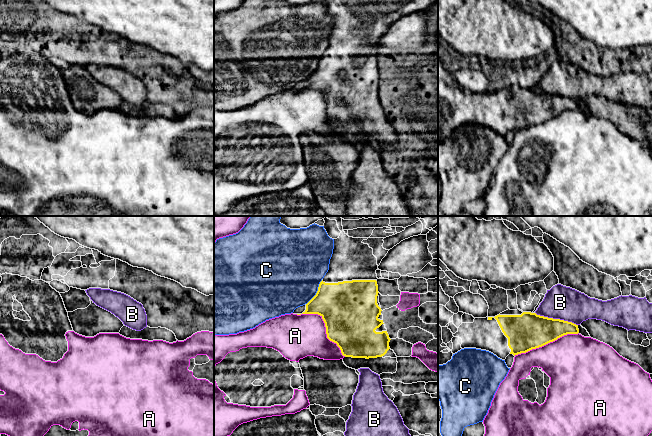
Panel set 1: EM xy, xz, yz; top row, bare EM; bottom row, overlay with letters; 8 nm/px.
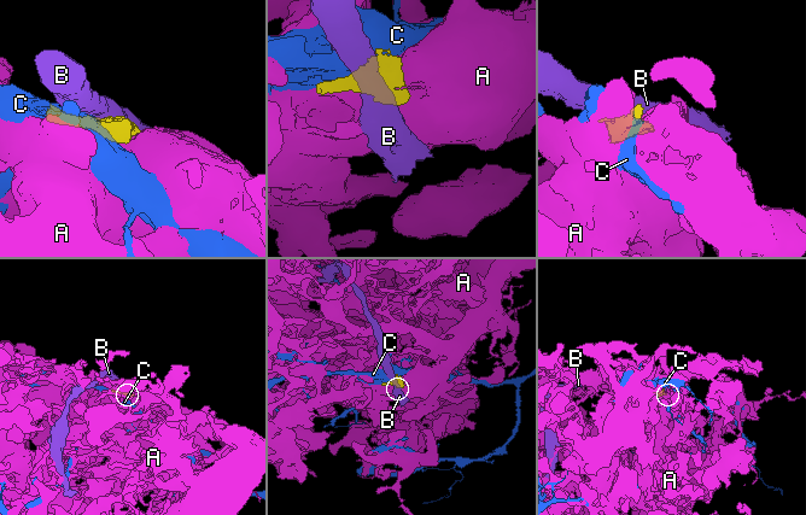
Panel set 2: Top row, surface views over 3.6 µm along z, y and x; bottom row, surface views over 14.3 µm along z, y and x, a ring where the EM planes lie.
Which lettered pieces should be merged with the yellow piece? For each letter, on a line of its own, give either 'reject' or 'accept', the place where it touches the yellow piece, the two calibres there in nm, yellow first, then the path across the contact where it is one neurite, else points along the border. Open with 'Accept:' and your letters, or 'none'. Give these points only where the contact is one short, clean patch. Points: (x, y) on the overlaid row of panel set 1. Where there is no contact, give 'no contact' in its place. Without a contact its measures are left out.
Accept: none
A: reject; contact xz (325, 326); calibres 460 and 360 nm
B: reject; contact yz (556, 319); calibres 300 and 280 nm
C: reject; contact xz (317, 292); calibres 400 and 480 nm

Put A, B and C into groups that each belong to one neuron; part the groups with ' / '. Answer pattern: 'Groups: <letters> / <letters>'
Groups: A / B / C

